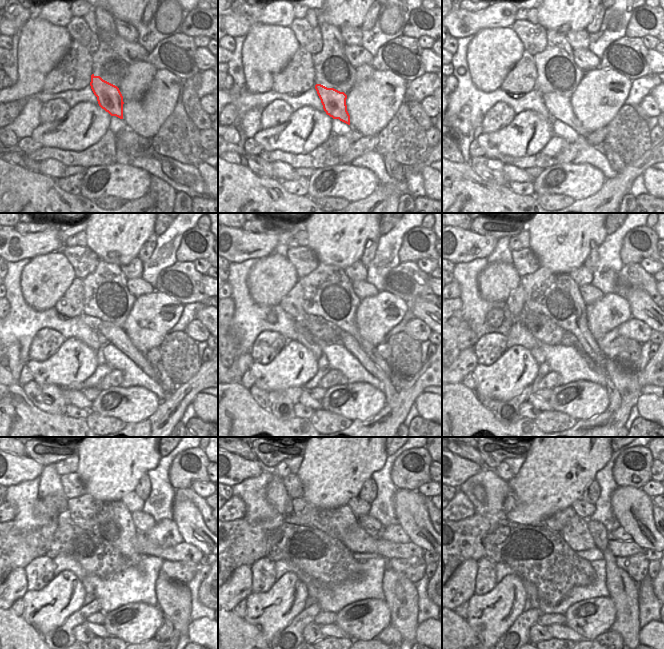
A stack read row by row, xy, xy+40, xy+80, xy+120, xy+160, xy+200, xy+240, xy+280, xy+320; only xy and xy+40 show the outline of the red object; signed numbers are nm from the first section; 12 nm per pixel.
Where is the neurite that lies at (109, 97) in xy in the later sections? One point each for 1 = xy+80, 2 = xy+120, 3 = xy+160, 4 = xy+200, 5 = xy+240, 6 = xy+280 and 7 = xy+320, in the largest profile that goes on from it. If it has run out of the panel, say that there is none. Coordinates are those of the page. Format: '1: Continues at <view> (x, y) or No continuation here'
1: Continues at xy+80 (559, 107)
2: Continues at xy+120 (115, 335)
3: Continues at xy+160 (351, 345)
4: Continues at xy+200 (615, 398)
5: Continues at xy+240 (166, 631)
6: Continues at xy+280 (390, 635)
7: Continues at xy+320 (610, 639).

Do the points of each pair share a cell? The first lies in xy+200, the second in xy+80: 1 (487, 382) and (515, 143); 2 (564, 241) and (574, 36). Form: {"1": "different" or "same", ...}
{"1": "same", "2": "different"}

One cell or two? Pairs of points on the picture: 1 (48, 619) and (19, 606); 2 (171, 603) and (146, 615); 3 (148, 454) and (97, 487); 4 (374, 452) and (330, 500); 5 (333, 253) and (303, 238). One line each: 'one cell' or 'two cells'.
1: two cells
2: two cells
3: one cell
4: one cell
5: two cells

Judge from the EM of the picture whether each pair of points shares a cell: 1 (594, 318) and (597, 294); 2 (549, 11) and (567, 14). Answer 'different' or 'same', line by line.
1: different
2: same

